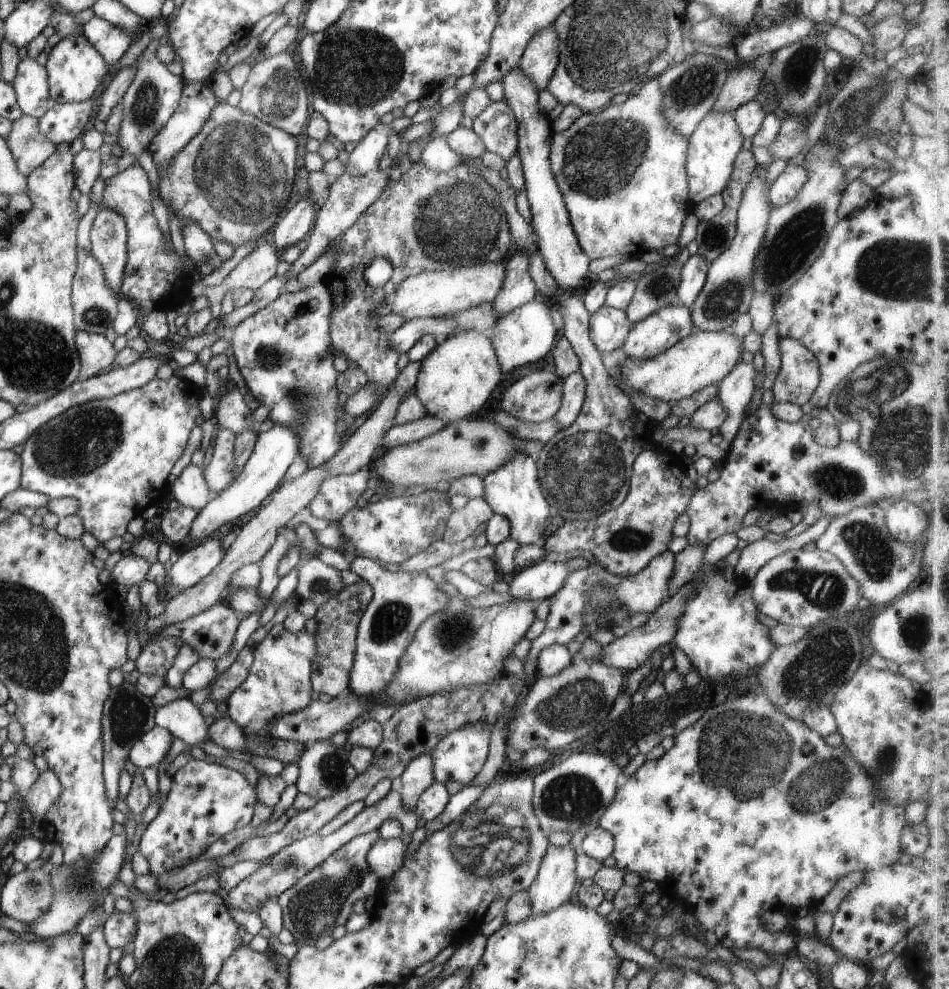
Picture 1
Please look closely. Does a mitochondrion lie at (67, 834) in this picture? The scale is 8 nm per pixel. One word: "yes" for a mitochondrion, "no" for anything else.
no

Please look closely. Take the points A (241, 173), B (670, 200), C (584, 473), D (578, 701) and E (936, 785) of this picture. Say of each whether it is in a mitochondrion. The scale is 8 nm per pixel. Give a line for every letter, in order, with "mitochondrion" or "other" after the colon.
A: mitochondrion
B: other
C: mitochondrion
D: mitochondrion
E: other

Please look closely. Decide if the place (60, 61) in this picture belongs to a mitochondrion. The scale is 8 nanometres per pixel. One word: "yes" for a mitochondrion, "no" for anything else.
no

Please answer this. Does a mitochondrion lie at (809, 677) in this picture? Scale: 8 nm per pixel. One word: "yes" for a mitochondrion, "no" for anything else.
yes

